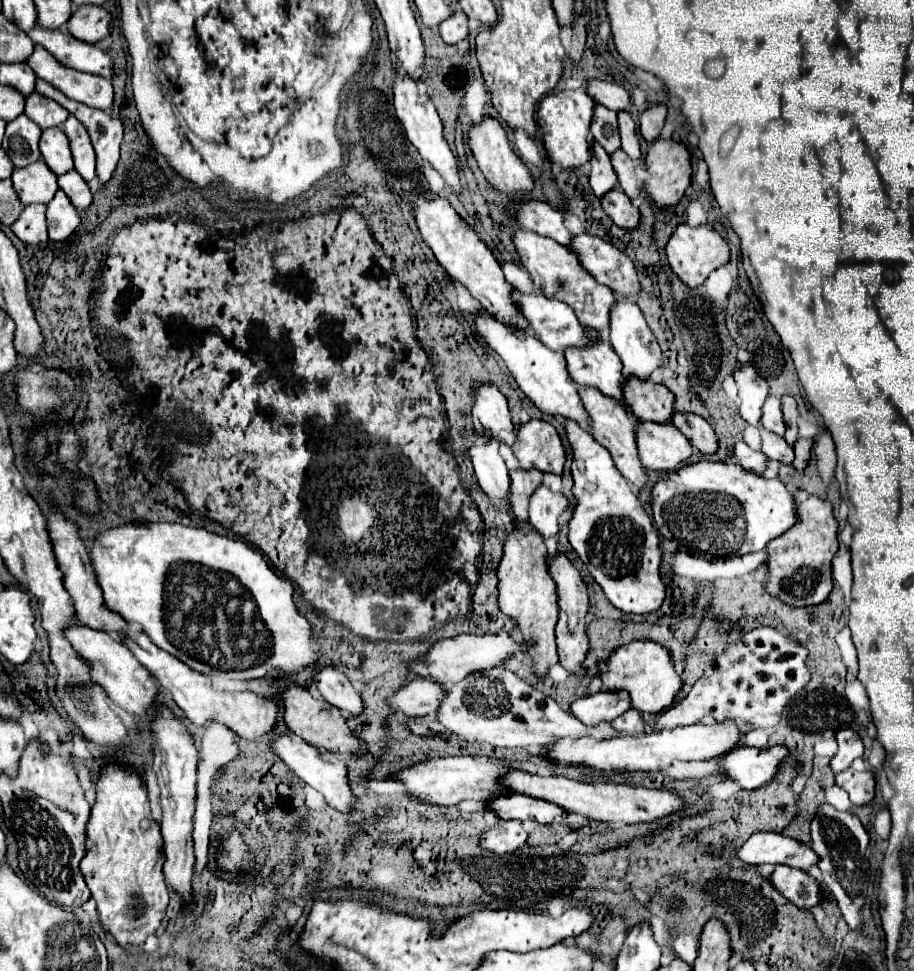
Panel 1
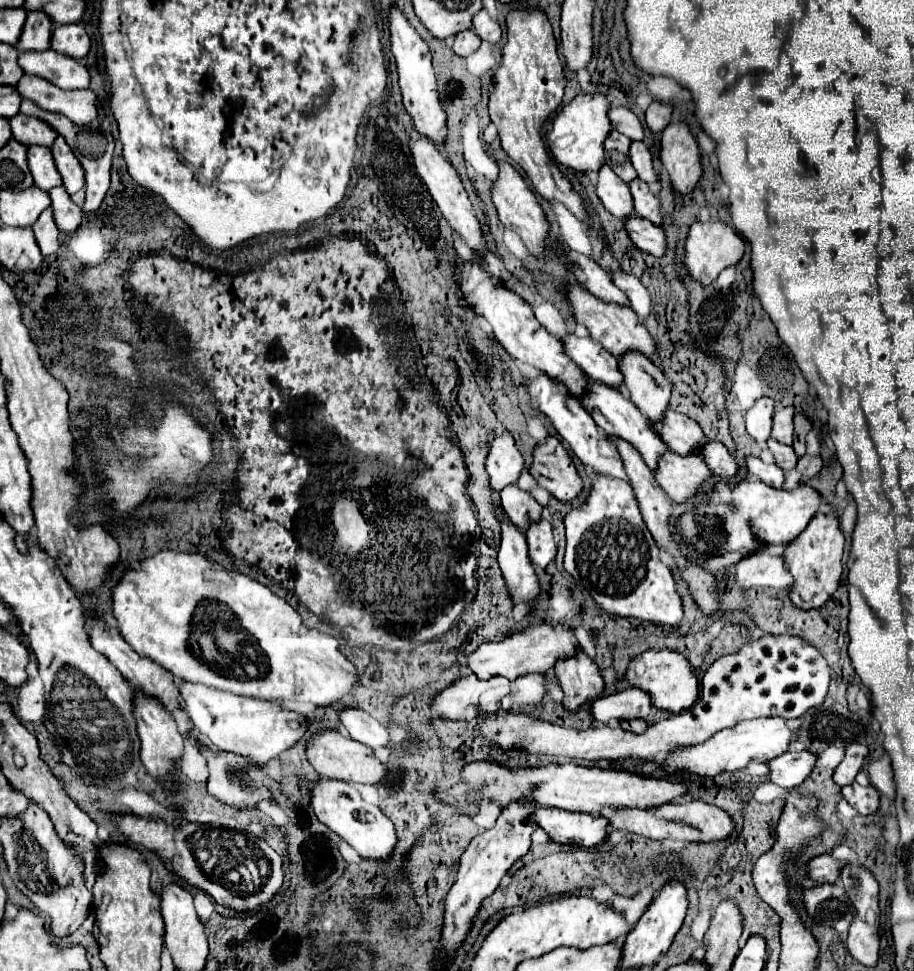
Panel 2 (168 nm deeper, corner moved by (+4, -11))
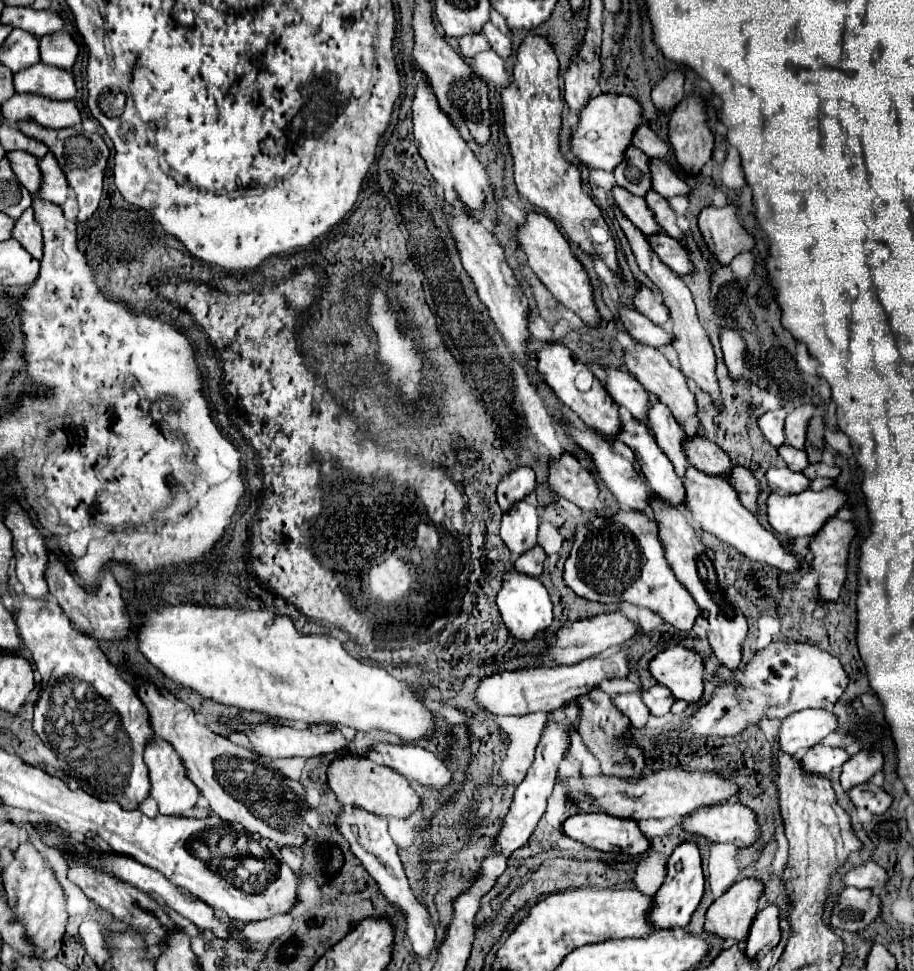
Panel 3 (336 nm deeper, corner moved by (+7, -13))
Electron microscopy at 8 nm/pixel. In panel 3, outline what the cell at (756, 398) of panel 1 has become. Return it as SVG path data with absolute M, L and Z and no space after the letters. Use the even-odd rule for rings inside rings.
M780 408L780 410L774 410L774 412L766 412L760 416L758 424L760 424L760 430L762 434L766 436L766 440L772 444L772 446L782 446L786 440L784 436L784 420L786 420L786 410Z

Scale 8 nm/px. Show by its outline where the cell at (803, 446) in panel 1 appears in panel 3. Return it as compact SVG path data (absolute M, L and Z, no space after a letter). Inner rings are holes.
M824 462L820 464L810 464L806 470L804 470L804 476L810 478L810 480L816 480L816 478L836 478L840 474L840 468L838 466L826 466Z

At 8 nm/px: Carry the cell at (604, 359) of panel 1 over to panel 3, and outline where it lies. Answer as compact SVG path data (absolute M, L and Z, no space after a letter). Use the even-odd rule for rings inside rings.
M622 420L622 436L620 440L628 444L648 480L650 494L658 496L664 504L670 506L682 506L686 492L682 486L682 480L674 474L674 466L662 454L656 440L650 436L648 426L640 422L626 422Z

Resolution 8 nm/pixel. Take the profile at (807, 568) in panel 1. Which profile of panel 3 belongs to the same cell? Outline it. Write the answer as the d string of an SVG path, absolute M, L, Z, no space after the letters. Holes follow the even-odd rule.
M830 518L816 534L810 550L814 554L814 570L818 574L818 592L822 600L836 600L846 580L848 548L856 536L852 522Z

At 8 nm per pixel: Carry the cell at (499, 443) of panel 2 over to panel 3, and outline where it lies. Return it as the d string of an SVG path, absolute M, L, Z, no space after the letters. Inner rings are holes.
M516 468L514 472L510 472L498 484L496 490L496 498L502 512L508 512L508 508L512 508L518 500L524 500L534 488L536 488L536 476L530 468Z

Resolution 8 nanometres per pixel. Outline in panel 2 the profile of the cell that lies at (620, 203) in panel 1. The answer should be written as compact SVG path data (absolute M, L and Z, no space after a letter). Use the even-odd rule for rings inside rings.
M631 214L623 220L625 230L629 234L629 238L633 240L633 244L653 256L663 256L665 252L665 236L663 230L659 226L655 226L653 222L639 218L637 214Z

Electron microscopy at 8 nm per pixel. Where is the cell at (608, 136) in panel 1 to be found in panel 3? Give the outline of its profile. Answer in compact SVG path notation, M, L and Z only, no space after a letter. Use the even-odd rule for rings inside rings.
M630 146L626 150L624 162L614 170L616 184L626 188L628 192L636 196L646 196L650 188L650 158L638 150L636 146Z

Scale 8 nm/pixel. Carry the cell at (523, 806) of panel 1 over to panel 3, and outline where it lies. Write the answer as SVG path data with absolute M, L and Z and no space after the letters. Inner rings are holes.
M576 814L564 822L564 834L602 852L640 856L650 850L650 840L640 832L636 820L610 814Z

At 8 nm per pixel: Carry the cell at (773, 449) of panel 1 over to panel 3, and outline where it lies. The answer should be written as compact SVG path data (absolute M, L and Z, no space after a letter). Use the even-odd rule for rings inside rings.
M786 444L778 448L778 454L780 454L782 460L788 464L788 468L794 470L794 472L802 472L802 470L810 464L804 450L794 450L794 448L786 446Z

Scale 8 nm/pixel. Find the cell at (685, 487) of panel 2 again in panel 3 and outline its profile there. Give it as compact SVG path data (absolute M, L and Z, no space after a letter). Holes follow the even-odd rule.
M688 468L686 478L684 478L684 488L686 488L686 504L684 508L694 516L696 522L702 524L702 528L710 534L714 534L716 538L720 538L724 544L736 548L740 554L744 554L748 560L752 562L760 562L766 566L772 566L784 574L792 574L796 570L800 570L800 558L790 552L788 548L784 548L780 544L780 540L766 530L756 516L752 516L742 502L738 500L738 494L734 490L734 486L730 482L726 482L724 478L718 476L706 476L704 472L698 472L696 468Z

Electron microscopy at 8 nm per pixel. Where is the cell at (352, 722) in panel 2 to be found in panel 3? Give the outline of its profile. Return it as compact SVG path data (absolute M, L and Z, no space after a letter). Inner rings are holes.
M376 744L374 752L378 752L384 758L384 764L398 774L420 780L420 784L444 790L452 782L452 772L446 768L444 760L438 758L434 752L428 752L420 746L392 746L392 744Z

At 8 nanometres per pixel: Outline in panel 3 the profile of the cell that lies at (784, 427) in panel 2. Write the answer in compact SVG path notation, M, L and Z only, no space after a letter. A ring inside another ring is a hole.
M804 404L798 406L792 414L788 414L786 418L786 444L792 448L804 448L806 442L806 424L810 422L812 414L814 414L814 406Z

